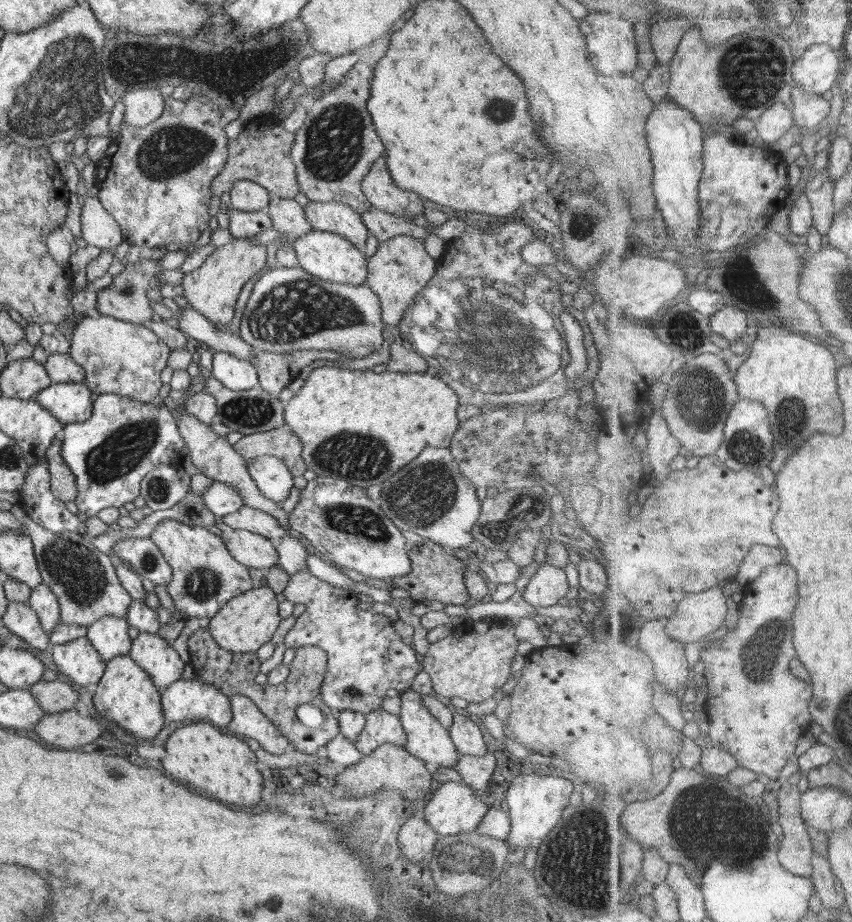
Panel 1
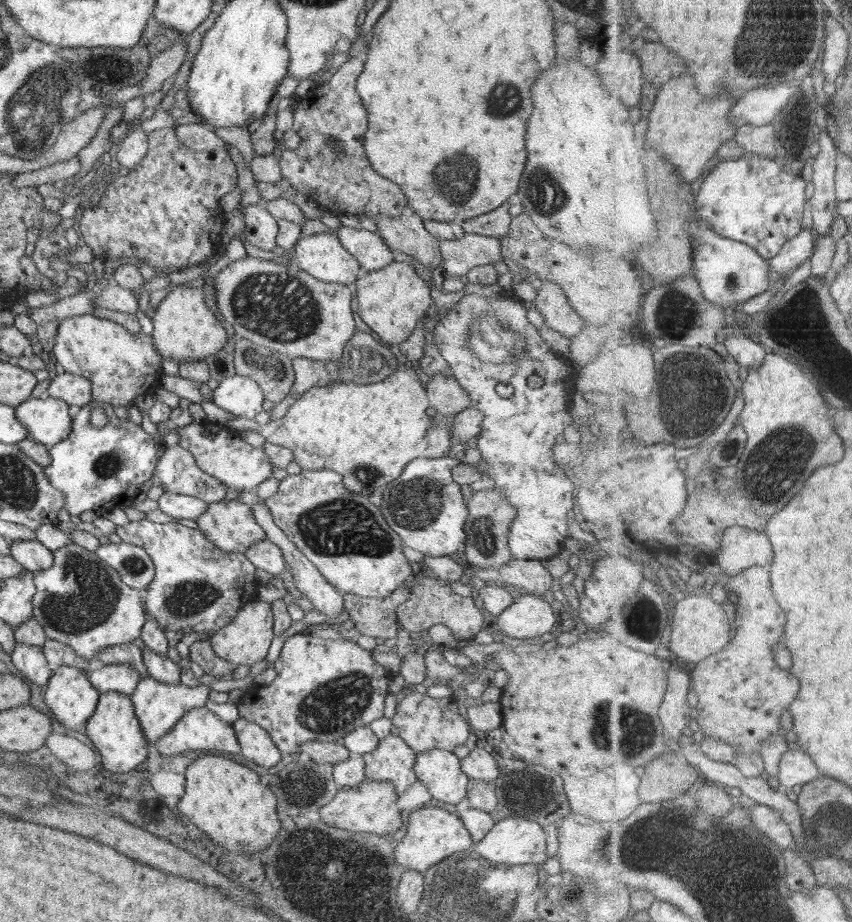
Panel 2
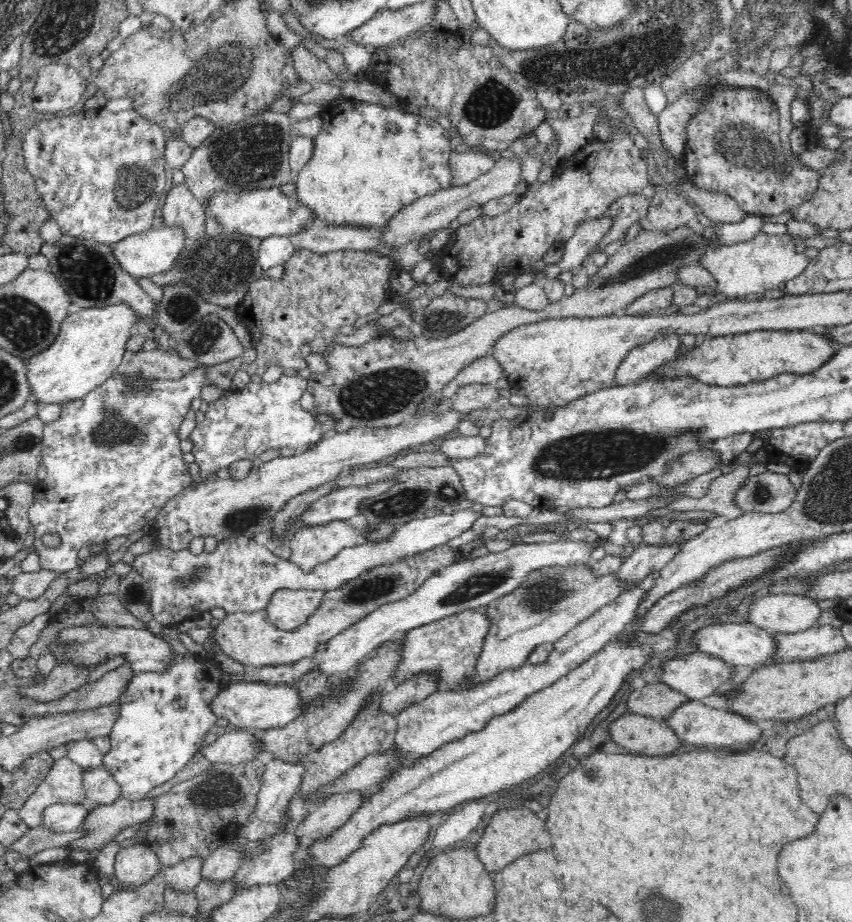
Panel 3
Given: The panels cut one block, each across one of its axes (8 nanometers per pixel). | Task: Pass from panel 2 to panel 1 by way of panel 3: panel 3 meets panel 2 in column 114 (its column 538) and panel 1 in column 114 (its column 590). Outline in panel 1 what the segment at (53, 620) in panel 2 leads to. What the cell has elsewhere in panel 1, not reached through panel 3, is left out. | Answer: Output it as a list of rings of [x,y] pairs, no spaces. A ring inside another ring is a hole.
[[[28,528],[32,532],[32,540],[36,540],[34,547],[36,564],[42,578],[42,582],[49,586],[49,589],[58,597],[63,623],[87,626],[95,623],[96,620],[106,615],[124,617],[128,607],[133,601],[131,594],[121,585],[116,575],[116,568],[113,560],[95,548],[92,540],[84,534],[77,535],[69,531],[48,532],[48,528]]]

